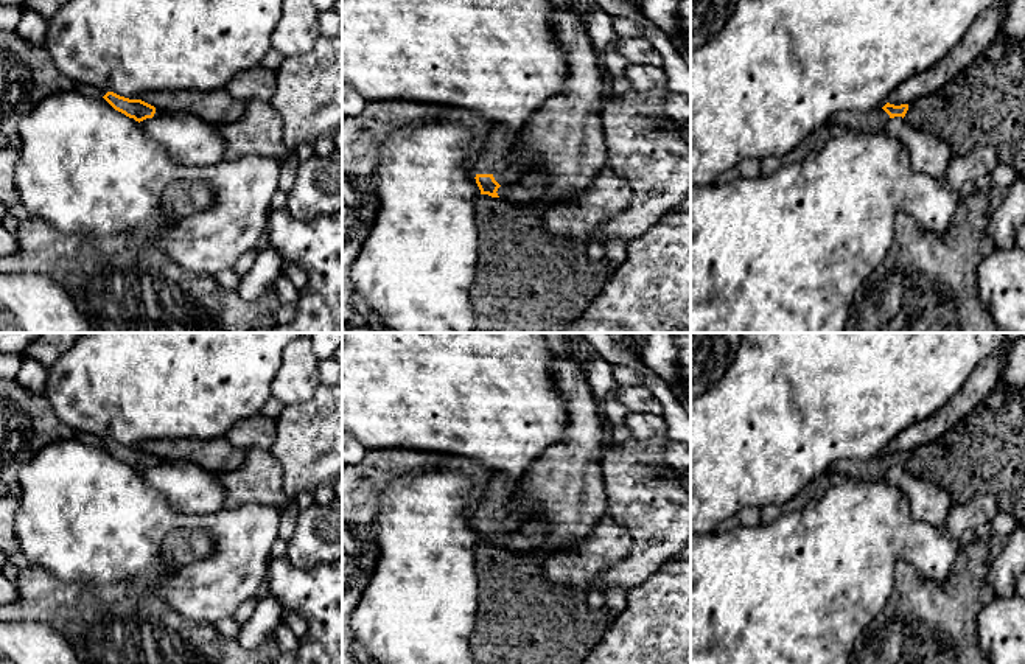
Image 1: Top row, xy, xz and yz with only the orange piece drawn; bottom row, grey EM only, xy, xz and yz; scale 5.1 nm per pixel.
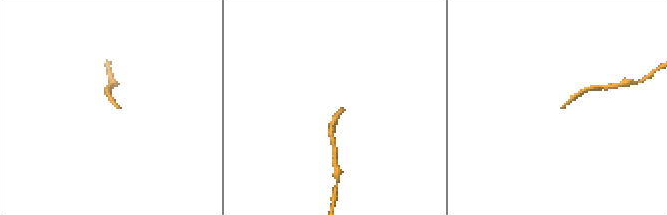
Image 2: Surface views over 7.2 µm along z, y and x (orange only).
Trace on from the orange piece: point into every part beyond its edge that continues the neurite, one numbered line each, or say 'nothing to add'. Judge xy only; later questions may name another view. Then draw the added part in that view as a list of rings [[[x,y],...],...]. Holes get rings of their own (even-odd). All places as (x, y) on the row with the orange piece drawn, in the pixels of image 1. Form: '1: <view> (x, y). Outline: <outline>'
nothing to add

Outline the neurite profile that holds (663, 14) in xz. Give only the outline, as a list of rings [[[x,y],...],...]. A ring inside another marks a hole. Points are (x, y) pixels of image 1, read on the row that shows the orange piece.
[[[644,0],[641,11],[658,30],[669,37],[678,33],[677,0]]]

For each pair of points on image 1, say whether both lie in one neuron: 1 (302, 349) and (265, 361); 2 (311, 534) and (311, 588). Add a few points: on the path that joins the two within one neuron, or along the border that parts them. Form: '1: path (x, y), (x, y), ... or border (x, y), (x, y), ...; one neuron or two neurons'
1: border (286, 349), (269, 389); two neurons
2: border (285, 557), (299, 568), (313, 568), (325, 563); two neurons

